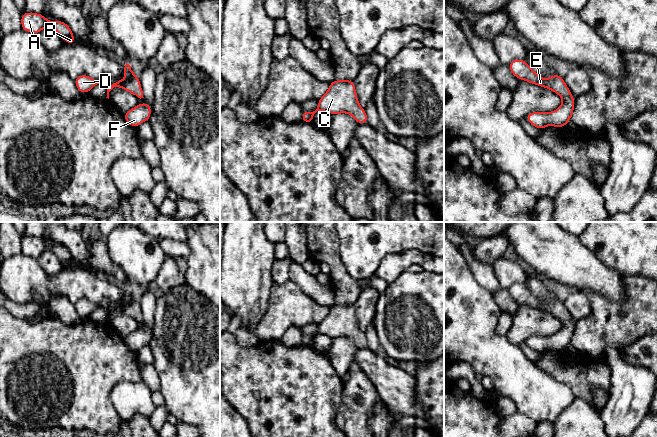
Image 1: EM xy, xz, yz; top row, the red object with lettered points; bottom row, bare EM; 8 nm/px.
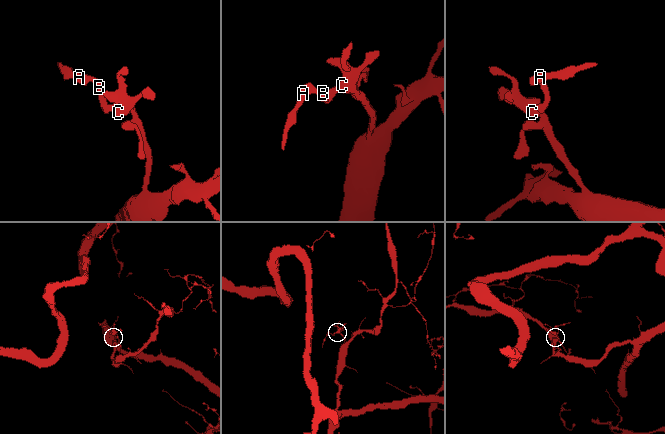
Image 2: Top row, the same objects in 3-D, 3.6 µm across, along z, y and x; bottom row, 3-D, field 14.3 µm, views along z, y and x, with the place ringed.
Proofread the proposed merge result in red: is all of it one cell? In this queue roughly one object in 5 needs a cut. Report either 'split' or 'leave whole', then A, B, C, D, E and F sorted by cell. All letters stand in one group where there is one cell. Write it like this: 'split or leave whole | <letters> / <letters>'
leave whole | A B C D E F

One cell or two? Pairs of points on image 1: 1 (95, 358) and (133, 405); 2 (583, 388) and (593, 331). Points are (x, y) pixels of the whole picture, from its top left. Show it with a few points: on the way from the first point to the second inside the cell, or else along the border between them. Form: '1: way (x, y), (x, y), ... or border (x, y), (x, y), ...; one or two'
1: border (139, 380), (113, 387), (114, 407); two
2: border (581, 353), (595, 360), (606, 358); two

